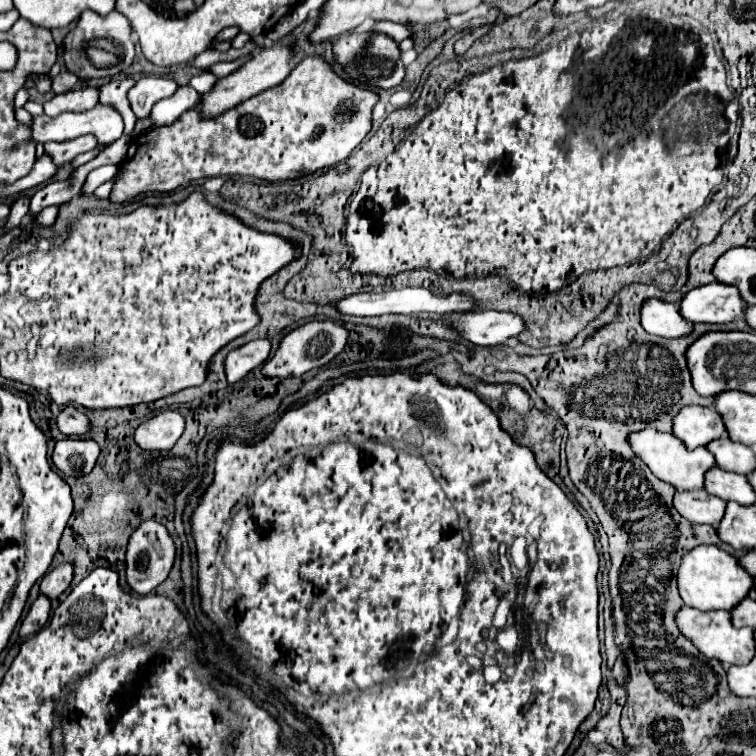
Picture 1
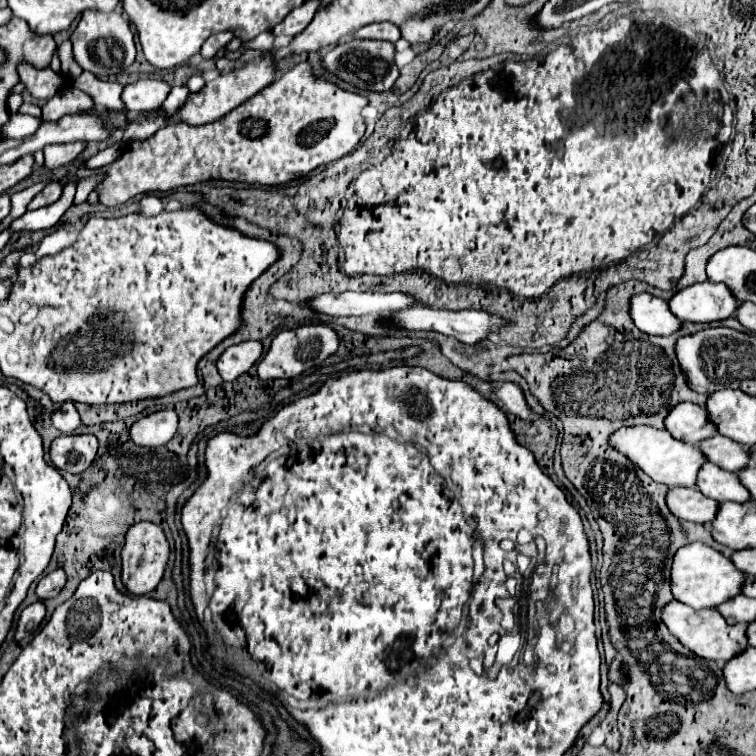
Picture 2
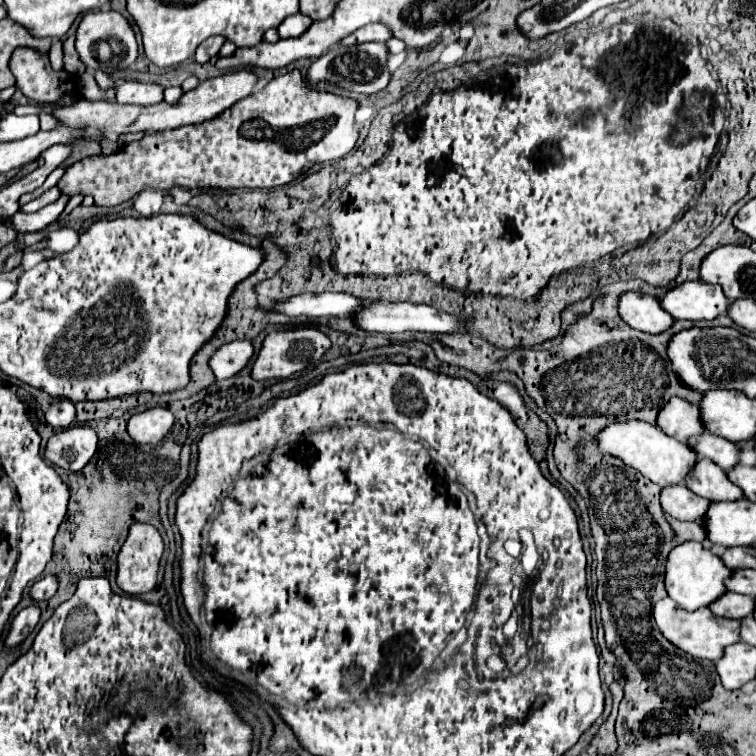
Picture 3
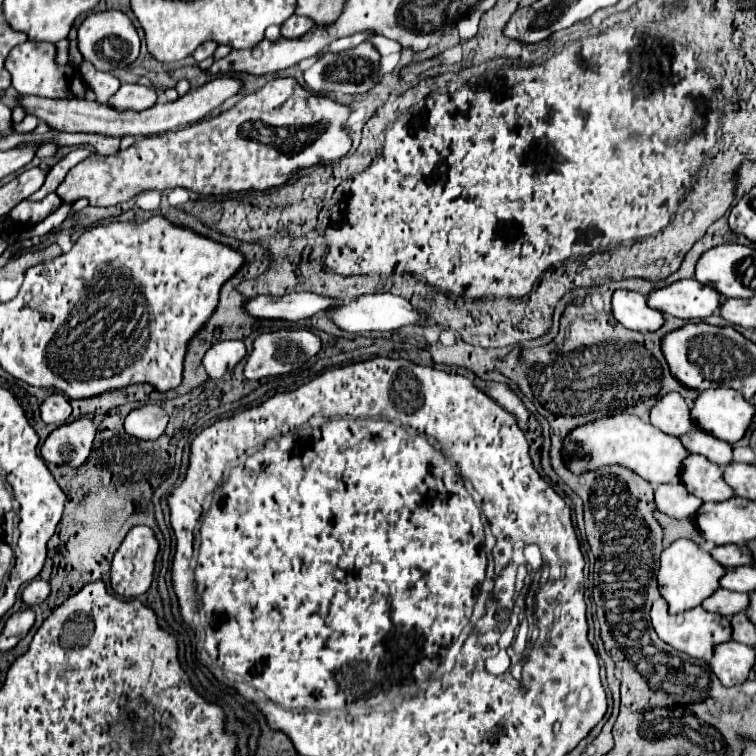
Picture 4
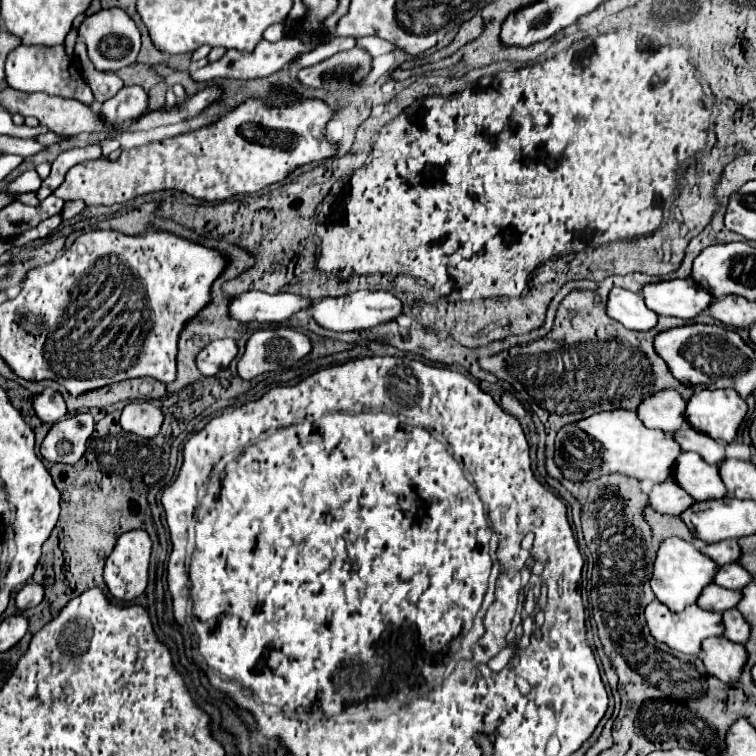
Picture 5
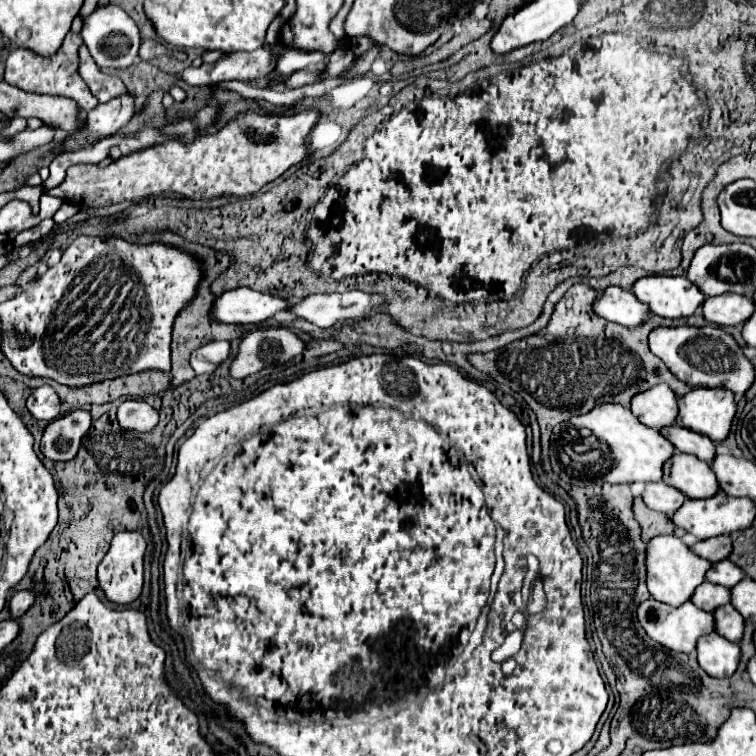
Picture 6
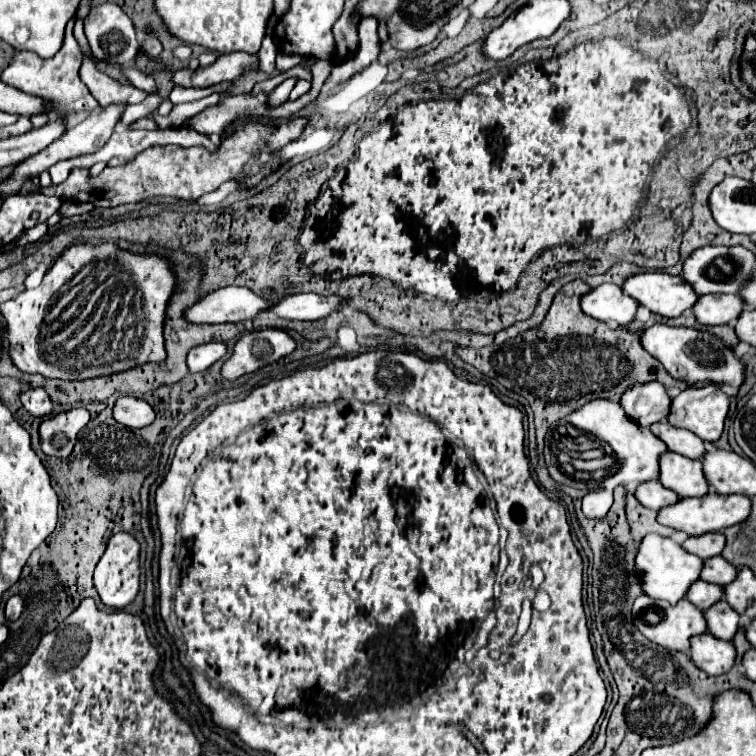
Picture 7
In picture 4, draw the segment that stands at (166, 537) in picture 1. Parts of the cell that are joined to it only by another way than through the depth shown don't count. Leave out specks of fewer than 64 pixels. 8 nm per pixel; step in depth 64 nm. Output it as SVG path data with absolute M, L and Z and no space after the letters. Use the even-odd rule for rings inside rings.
M134 526L112 558L110 586L118 596L136 598L152 584L158 540L148 526Z

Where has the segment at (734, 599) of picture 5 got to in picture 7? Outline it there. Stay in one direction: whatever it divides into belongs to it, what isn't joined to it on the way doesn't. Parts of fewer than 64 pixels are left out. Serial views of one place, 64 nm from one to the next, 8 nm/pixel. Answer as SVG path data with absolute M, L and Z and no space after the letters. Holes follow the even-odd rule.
M696 580L696 584L692 584L686 592L686 598L700 610L710 608L716 600L722 598L722 586L716 584L708 584L704 580Z

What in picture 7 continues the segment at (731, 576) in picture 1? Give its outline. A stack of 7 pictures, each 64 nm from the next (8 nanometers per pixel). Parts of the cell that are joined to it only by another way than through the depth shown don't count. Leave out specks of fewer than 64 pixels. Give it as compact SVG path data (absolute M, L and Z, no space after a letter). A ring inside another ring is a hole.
M648 534L638 544L636 570L640 574L642 590L650 598L658 598L658 600L676 604L680 598L686 596L686 590L690 588L690 584L700 578L700 568L702 568L702 560L698 556L688 554L680 544L672 542L670 538L660 536L660 534Z

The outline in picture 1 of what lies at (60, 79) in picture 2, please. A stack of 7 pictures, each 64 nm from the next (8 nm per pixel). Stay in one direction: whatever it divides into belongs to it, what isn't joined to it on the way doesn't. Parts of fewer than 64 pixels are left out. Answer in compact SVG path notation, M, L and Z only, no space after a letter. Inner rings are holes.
M30 74L28 78L34 82L34 86L36 86L36 90L38 90L40 94L52 92L52 78L50 78L48 74Z

